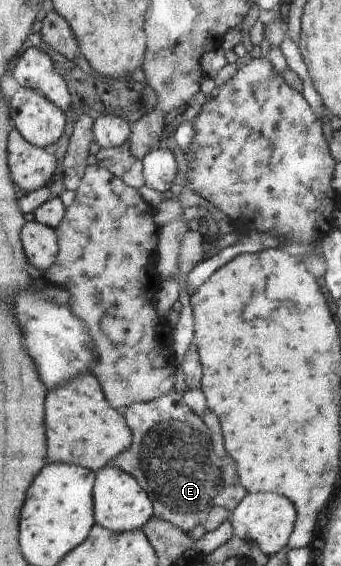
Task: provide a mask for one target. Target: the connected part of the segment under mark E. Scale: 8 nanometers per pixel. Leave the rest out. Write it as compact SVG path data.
M176 389L155 400L130 404L122 412L133 432L133 444L109 465L131 473L146 489L153 501L154 517L189 533L215 506L232 511L246 495L233 458L214 453L209 428Z

